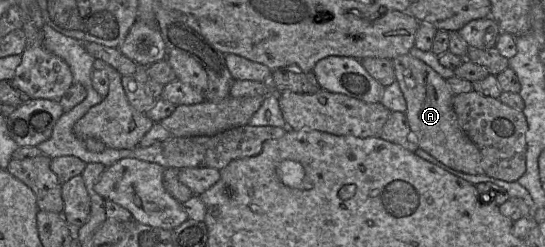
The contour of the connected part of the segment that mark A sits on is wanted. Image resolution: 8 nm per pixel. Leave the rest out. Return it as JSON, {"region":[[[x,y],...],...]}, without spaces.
{"region":[[[409,53],[393,61],[396,82],[406,101],[405,115],[418,145],[446,166],[471,175],[482,175],[482,156],[477,146],[468,138],[458,124],[453,108],[453,93],[447,81],[423,61]]]}

